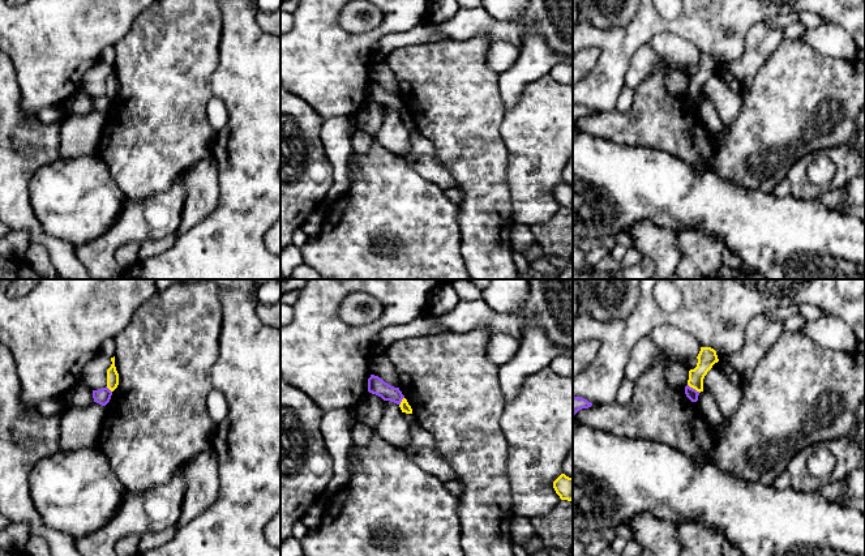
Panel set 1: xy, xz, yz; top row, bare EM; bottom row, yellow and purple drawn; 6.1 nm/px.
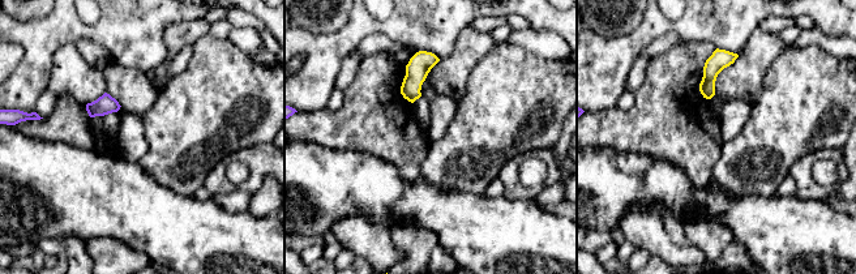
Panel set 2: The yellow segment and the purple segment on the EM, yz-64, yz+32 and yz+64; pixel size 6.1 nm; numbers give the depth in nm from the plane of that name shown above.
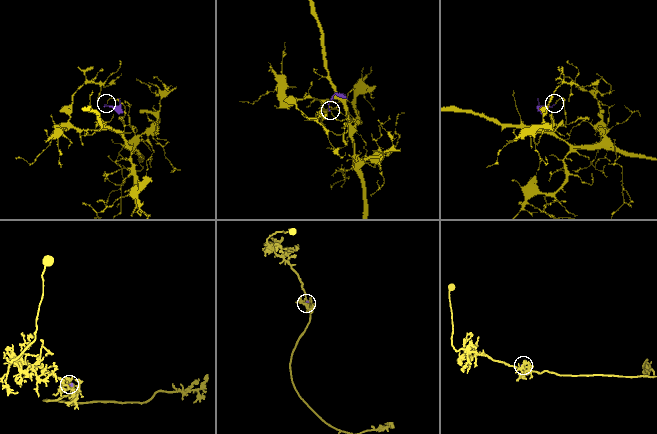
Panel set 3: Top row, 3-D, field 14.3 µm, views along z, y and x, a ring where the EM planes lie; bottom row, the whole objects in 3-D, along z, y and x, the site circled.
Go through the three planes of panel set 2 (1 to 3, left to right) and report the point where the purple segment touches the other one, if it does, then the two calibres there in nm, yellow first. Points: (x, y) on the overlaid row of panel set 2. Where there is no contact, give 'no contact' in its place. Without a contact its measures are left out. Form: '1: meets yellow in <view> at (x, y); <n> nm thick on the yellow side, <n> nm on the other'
1: no contact
2: no contact
3: no contact

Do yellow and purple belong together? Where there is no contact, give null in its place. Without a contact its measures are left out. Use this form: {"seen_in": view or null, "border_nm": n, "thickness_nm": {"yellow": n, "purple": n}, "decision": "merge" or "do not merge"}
{"seen_in": "yz", "border_nm": 90, "thickness_nm": {"yellow": 120, "purple": 70}, "decision": "do not merge"}

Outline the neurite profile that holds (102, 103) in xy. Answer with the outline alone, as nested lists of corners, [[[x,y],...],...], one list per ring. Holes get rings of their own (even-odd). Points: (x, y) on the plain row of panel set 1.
[[[106,94],[103,97],[93,98],[94,110],[106,114],[111,107],[112,99]]]

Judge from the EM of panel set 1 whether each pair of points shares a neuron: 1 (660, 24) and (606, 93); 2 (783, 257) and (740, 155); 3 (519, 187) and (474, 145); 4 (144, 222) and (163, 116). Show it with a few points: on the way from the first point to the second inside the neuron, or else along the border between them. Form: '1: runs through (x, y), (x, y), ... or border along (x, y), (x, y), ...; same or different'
1: runs through (641, 31), (615, 58), (609, 73); same
2: border along (727, 180), (771, 193); different
3: border along (504, 141), (508, 149), (505, 183), (512, 202); different
4: border along (176, 182), (170, 188), (144, 199), (125, 199); different

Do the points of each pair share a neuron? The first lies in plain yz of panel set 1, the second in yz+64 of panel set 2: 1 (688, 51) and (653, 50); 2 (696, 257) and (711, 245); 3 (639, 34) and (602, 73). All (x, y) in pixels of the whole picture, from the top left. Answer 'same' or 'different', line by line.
1: same
2: same
3: same

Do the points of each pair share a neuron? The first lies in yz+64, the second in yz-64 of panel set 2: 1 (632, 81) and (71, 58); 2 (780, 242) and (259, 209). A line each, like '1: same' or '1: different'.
1: same
2: different

